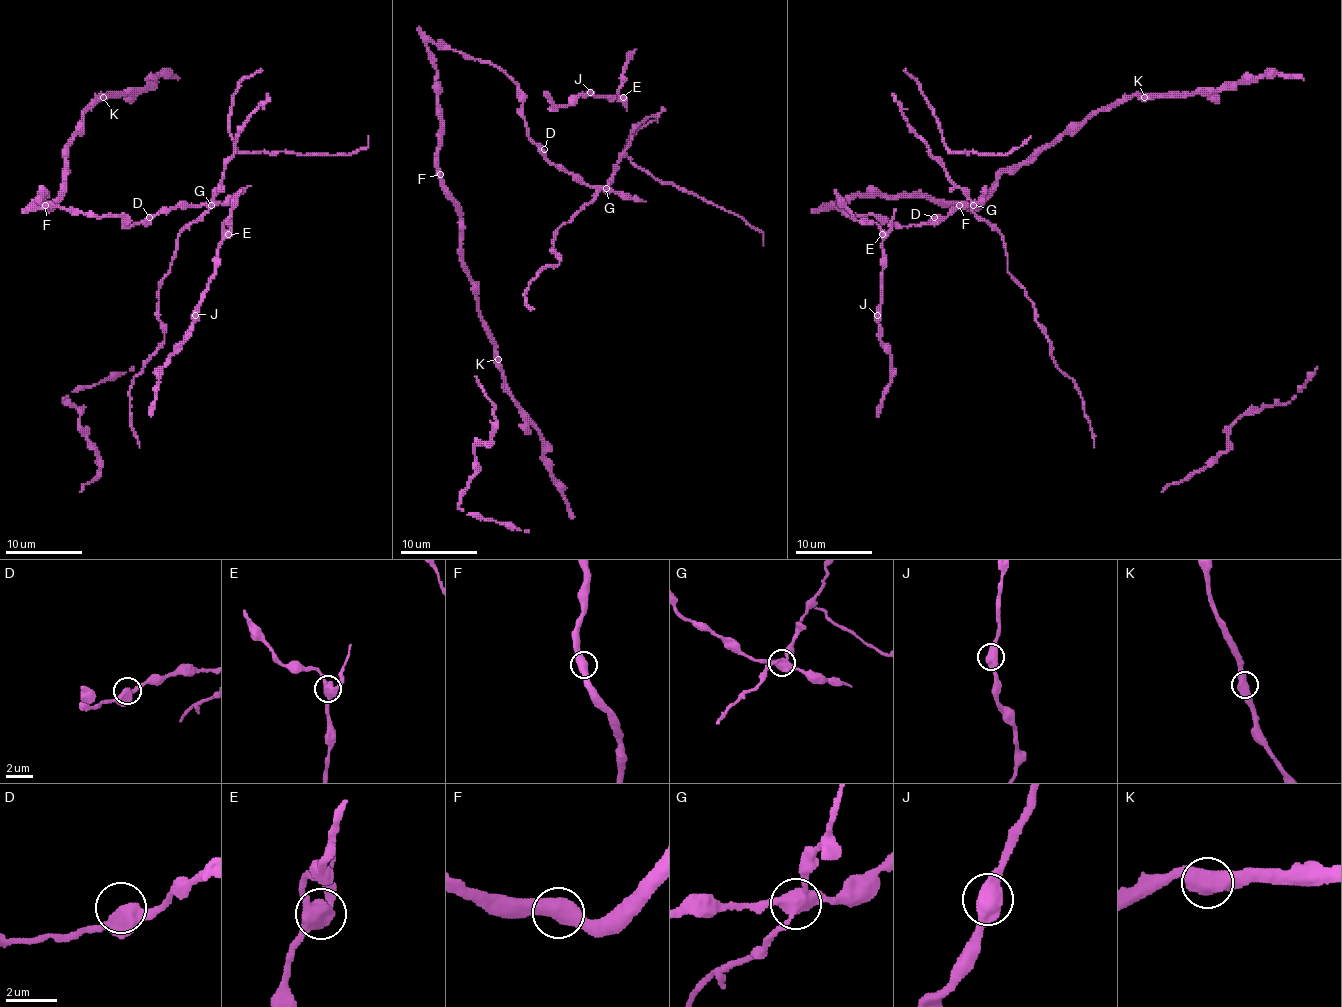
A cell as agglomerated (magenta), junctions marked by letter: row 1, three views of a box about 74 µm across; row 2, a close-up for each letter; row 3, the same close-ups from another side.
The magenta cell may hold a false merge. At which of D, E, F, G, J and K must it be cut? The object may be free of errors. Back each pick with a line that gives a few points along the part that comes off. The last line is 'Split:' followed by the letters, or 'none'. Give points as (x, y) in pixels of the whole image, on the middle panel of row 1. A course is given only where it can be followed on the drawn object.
G: Course of the part to remove: (605, 188), (602, 188), (565, 222), (553, 240), (559, 263), (546, 267), (525, 293), (525, 303), (534, 309)
Split: G

